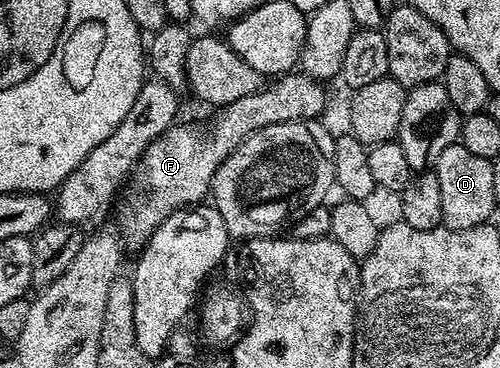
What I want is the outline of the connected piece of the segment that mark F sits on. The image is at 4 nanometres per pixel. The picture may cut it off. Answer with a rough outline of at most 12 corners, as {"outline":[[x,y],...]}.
{"outline":[[283,74],[218,112],[206,138],[175,124],[146,145],[122,198],[141,251],[211,193],[248,135],[314,120],[321,81]]}

